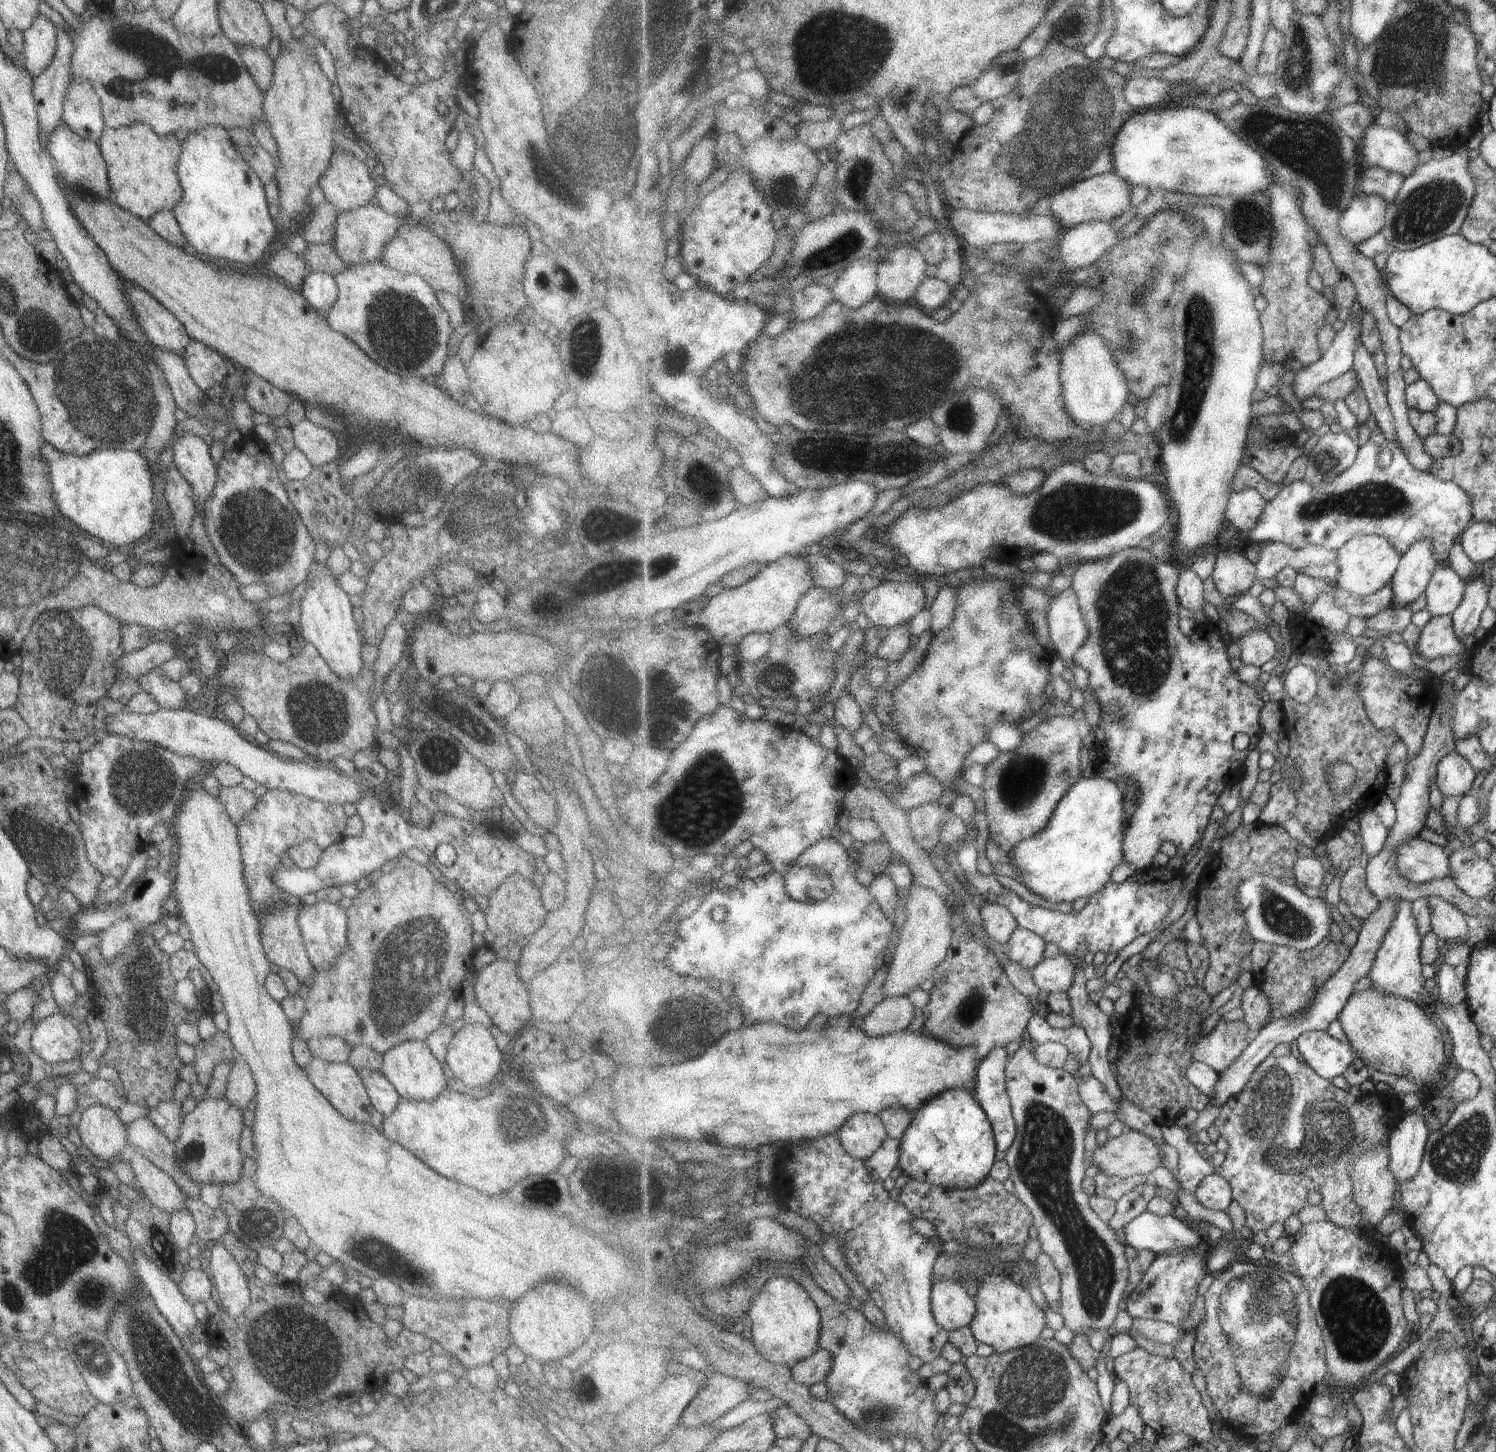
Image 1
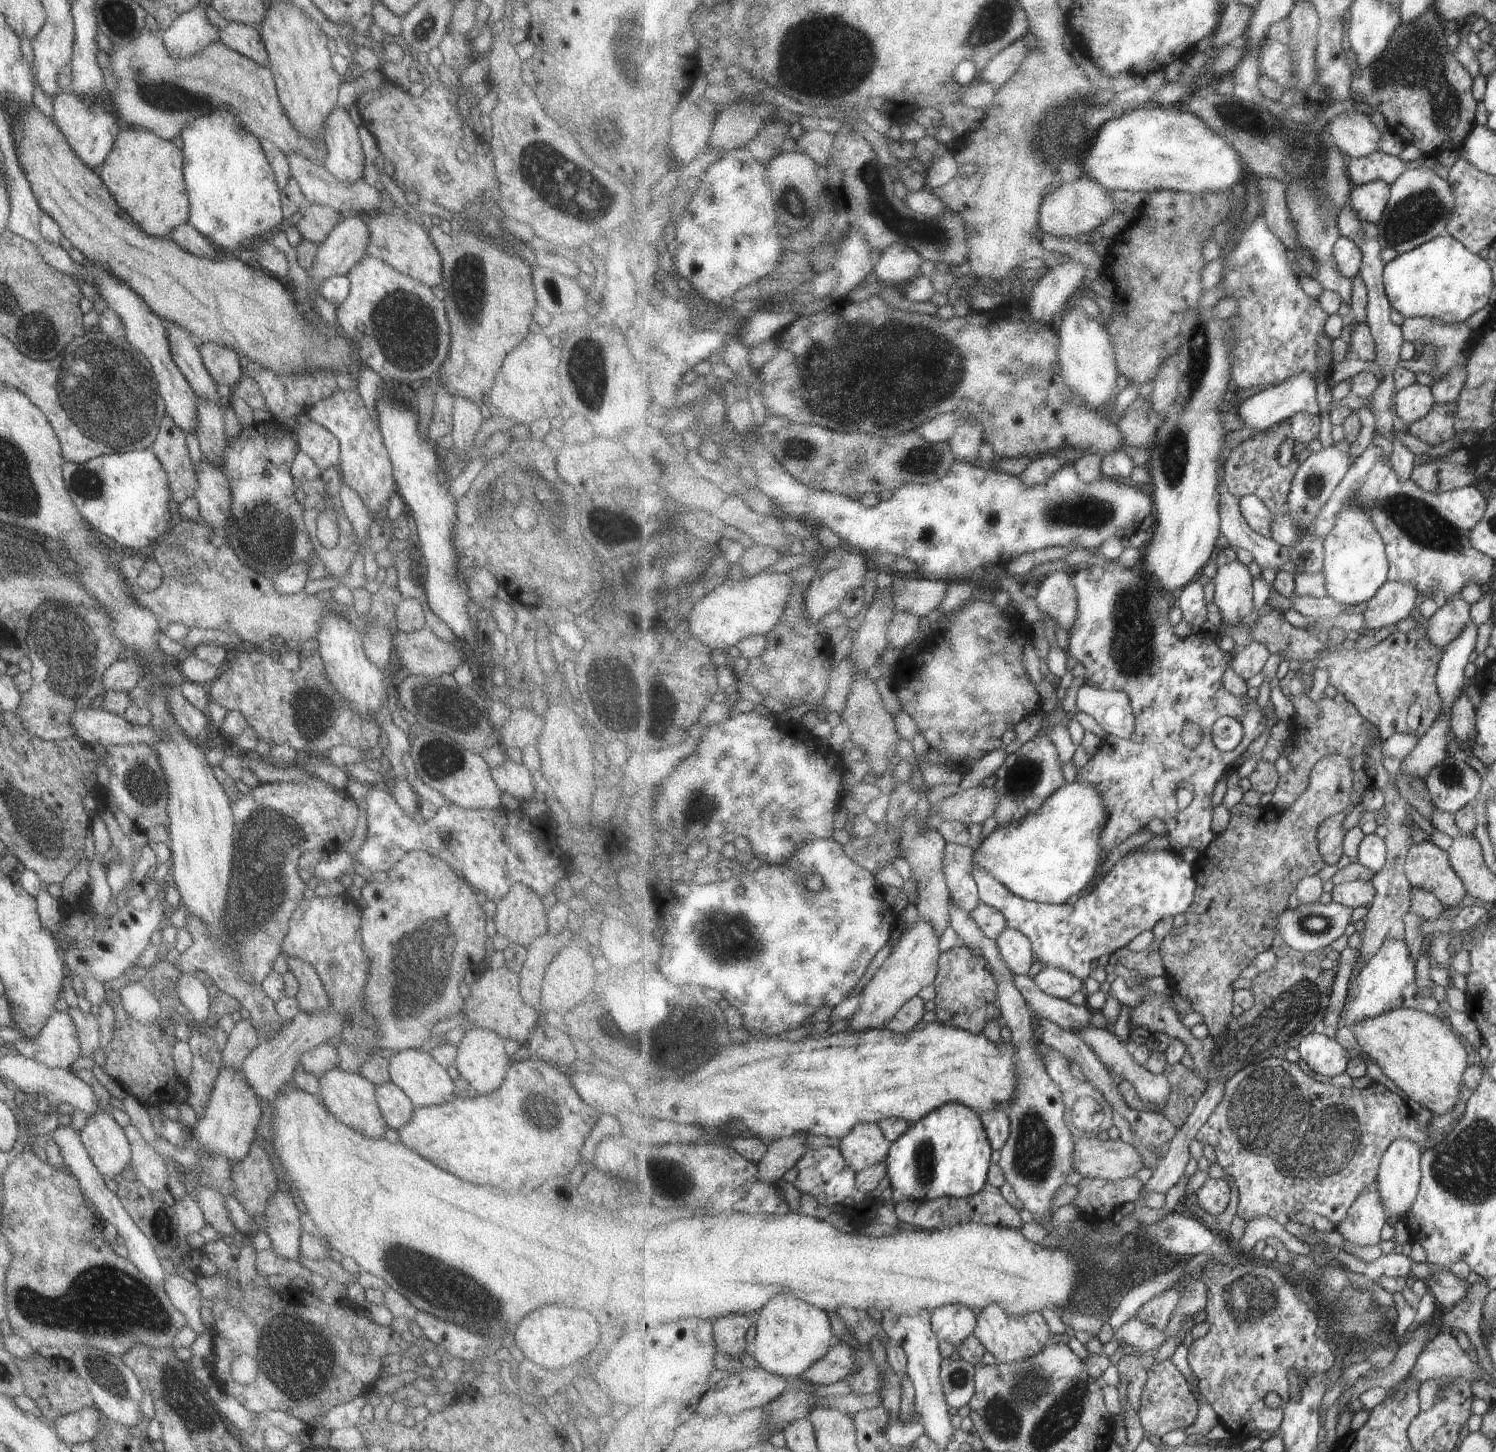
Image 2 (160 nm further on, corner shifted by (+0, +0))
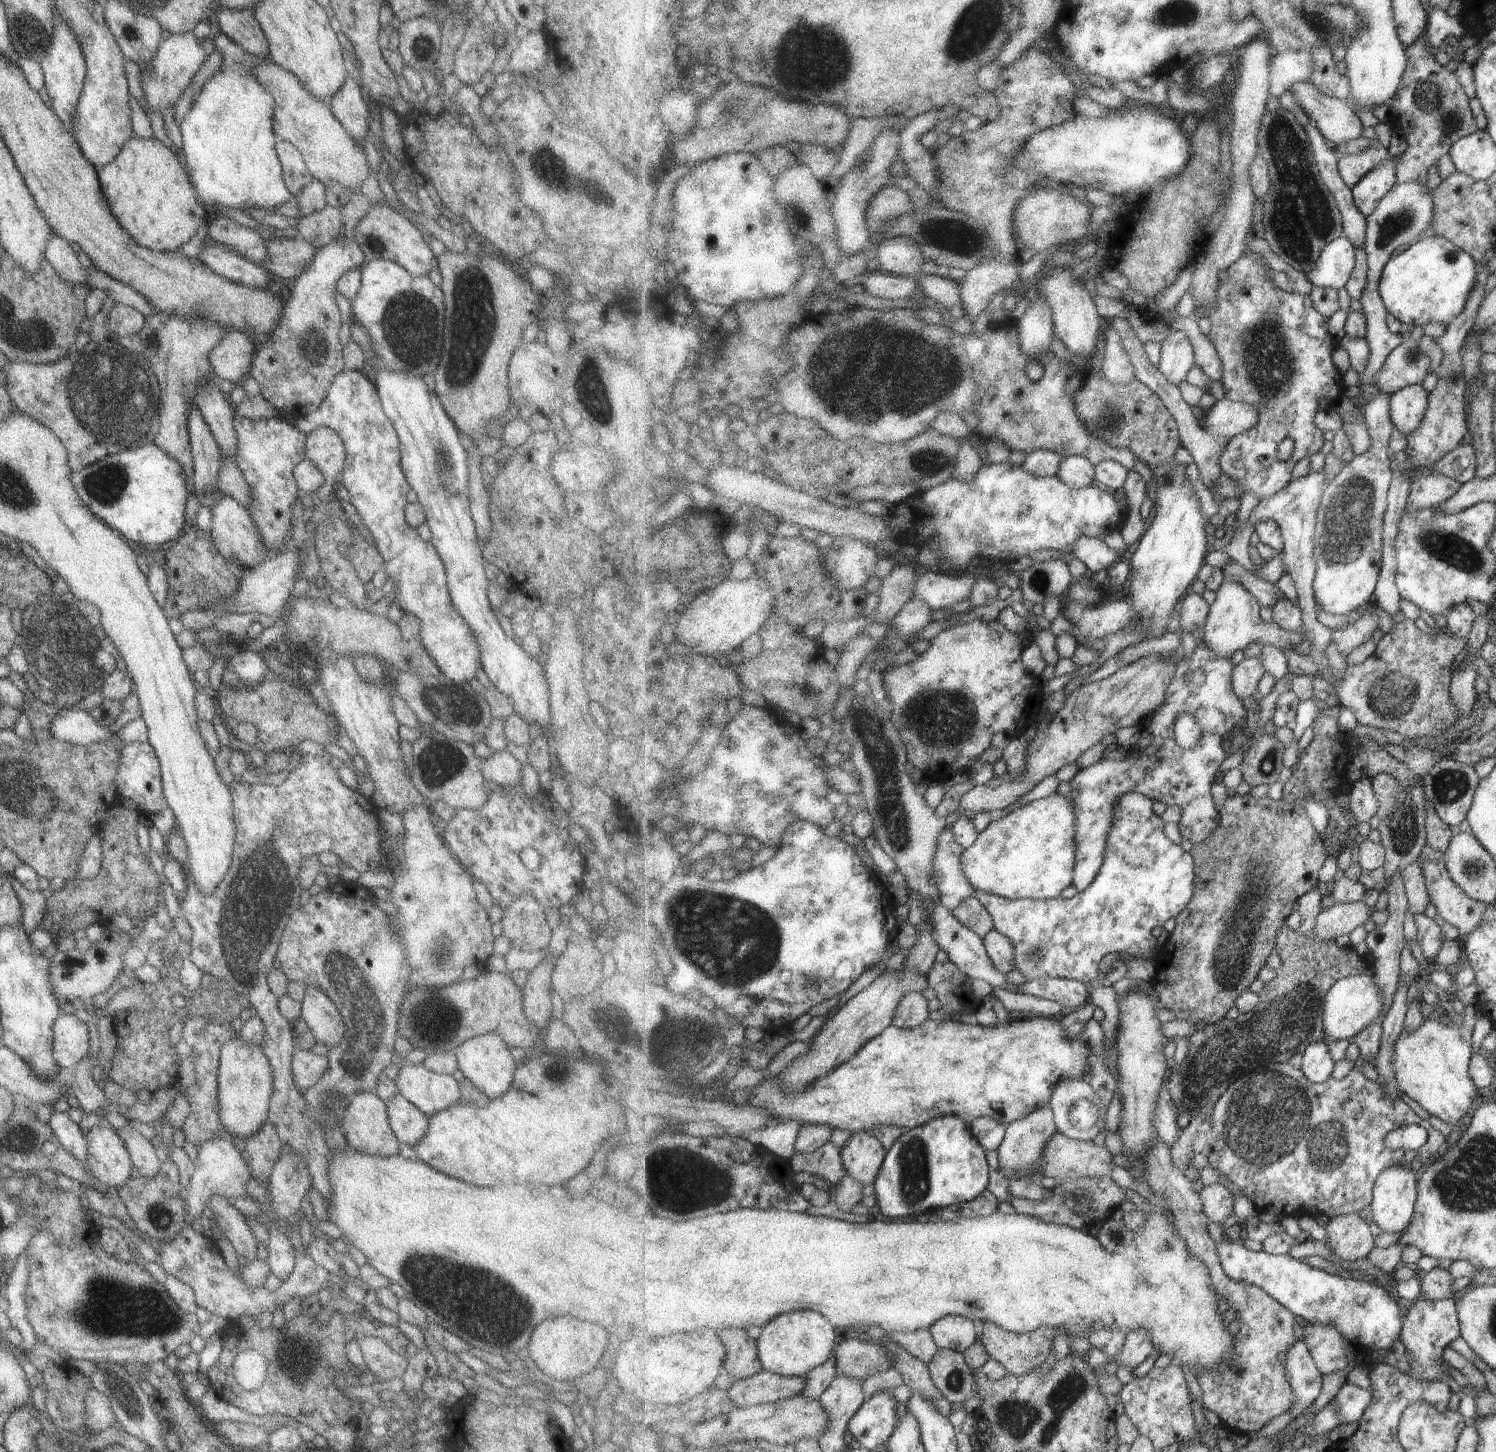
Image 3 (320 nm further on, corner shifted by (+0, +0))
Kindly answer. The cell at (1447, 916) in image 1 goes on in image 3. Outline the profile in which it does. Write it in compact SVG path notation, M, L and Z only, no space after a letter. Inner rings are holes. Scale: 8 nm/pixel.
M1413 862L1402 872L1408 894L1409 912L1419 914L1429 906L1430 894L1426 887L1426 876L1421 862Z

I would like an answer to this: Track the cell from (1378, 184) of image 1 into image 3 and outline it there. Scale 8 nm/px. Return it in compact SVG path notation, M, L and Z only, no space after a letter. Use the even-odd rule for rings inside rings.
M1369 147L1363 152L1341 156L1339 160L1339 171L1343 176L1345 183L1353 189L1357 184L1373 172L1373 168L1379 168L1381 164L1392 160L1393 156L1389 154L1387 148Z

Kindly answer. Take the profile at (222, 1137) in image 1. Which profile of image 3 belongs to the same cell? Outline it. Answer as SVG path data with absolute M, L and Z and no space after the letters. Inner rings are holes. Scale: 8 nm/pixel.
M235 1037L225 1042L219 1050L216 1075L217 1120L223 1130L223 1138L245 1138L255 1134L265 1123L268 1101L273 1092L271 1068L260 1046L245 1044Z

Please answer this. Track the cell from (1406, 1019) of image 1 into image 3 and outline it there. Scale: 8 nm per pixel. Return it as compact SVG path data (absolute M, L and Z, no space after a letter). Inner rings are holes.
M1444 1018L1438 1021L1426 1019L1426 1021L1415 1032L1402 1033L1395 1045L1394 1075L1400 1084L1400 1089L1408 1097L1415 1100L1428 1112L1429 1115L1437 1116L1455 1129L1463 1116L1471 1116L1477 1102L1480 1101L1478 1086L1471 1074L1471 1062L1473 1048L1471 1040L1473 1031L1465 1024L1453 1025Z

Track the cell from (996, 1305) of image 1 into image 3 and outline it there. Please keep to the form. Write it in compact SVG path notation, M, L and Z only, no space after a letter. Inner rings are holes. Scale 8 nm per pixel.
M984 1322L984 1329L980 1336L980 1342L985 1346L990 1358L1001 1362L1008 1373L1016 1376L1024 1376L1027 1372L1039 1369L1041 1364L1047 1362L1049 1354L1053 1352L1053 1344L1059 1332L1045 1326L1033 1333L1018 1334L1001 1328L995 1322Z

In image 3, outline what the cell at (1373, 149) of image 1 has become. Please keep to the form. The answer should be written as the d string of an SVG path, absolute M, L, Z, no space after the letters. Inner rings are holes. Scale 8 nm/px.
M1309 81L1293 84L1288 92L1309 112L1310 120L1333 146L1363 136L1363 122L1347 100L1325 96Z

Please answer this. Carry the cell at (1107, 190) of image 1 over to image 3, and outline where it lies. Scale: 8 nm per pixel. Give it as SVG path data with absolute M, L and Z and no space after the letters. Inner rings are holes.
M1049 188L1036 190L1025 202L1021 202L1021 206L1015 212L1017 214L1015 216L1017 242L1019 242L1020 248L1027 248L1033 254L1039 254L1043 250L1081 241L1088 234L1087 225L1092 209L1091 203L1081 203L1069 194L1063 195L1057 190Z

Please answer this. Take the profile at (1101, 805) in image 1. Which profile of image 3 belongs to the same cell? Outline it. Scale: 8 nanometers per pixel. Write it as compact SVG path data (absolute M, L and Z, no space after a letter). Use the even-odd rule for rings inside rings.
M1054 792L989 823L975 844L964 849L960 861L966 879L977 891L1011 900L1052 899L1073 884L1076 848L1074 802Z

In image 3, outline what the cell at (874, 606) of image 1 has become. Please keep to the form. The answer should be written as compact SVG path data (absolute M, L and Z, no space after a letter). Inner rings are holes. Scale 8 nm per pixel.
M921 572L915 584L913 598L925 602L931 610L948 609L969 599L977 580L973 576L953 576Z

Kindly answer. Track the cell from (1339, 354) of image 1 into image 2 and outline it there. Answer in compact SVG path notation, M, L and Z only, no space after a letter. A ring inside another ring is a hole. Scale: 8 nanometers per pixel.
M1299 372L1289 376L1285 382L1271 386L1265 391L1239 402L1238 416L1244 423L1244 427L1255 428L1255 430L1267 430L1274 425L1285 422L1287 418L1299 414L1299 412L1307 412L1310 416L1319 415L1319 402L1317 398L1317 378L1309 372Z

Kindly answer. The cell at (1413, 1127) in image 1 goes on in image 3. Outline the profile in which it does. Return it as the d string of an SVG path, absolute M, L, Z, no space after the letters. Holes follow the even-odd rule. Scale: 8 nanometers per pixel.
M1389 1167L1376 1180L1370 1208L1382 1232L1401 1232L1411 1224L1418 1199L1418 1175L1413 1169Z

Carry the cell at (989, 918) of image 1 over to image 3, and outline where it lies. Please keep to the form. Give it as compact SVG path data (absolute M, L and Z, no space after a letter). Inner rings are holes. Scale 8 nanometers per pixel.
M975 896L964 900L951 911L966 927L973 932L984 936L994 929L992 914L985 905Z

